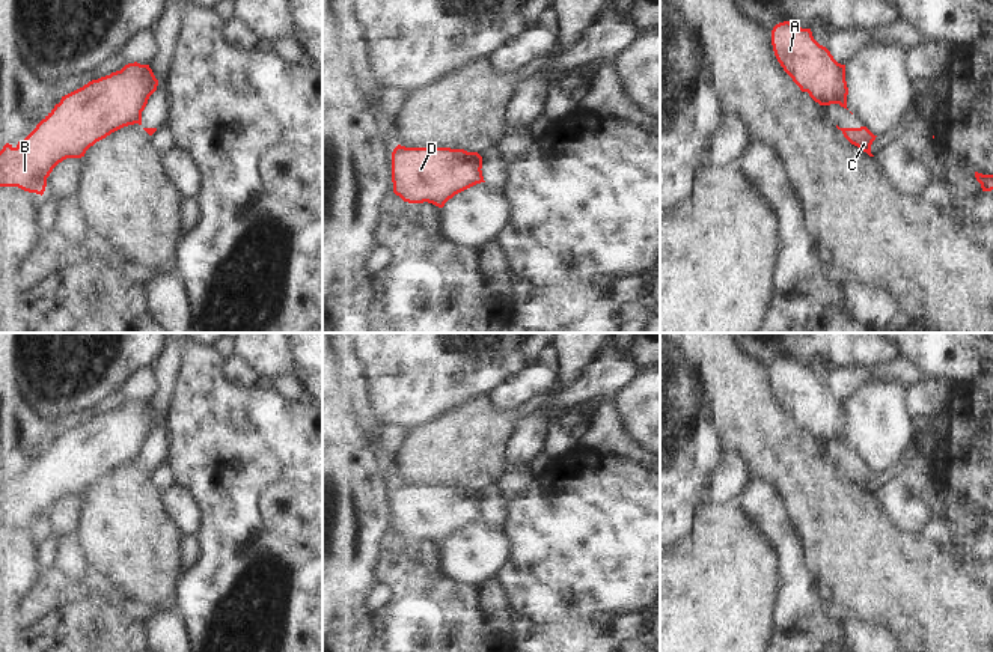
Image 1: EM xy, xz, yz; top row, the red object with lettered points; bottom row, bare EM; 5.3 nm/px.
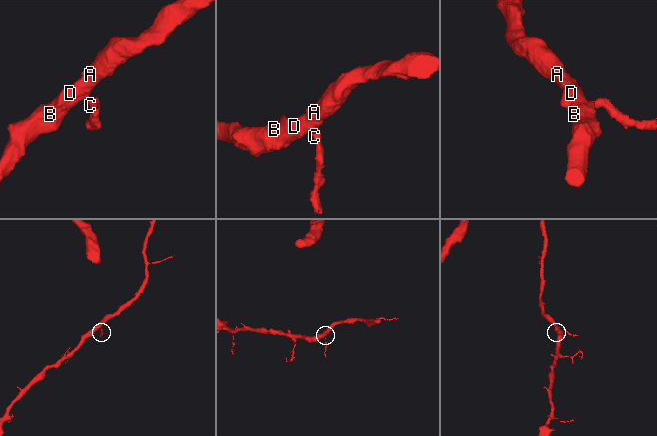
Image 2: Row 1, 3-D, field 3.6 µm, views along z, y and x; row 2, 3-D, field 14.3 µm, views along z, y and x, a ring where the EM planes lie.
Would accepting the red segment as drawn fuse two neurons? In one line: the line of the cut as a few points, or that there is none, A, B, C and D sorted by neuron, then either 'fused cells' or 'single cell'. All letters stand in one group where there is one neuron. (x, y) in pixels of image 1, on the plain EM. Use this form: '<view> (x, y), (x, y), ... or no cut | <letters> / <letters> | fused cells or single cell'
xy (146, 437), (140, 447) | A B D / C | fused cells

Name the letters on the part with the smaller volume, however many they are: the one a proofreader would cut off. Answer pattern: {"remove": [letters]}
{"remove": ["C"]}

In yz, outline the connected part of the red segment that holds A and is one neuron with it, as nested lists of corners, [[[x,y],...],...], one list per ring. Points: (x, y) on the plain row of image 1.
[[[784,358],[771,367],[775,393],[802,429],[820,443],[847,441],[845,402],[820,382],[811,366]]]

